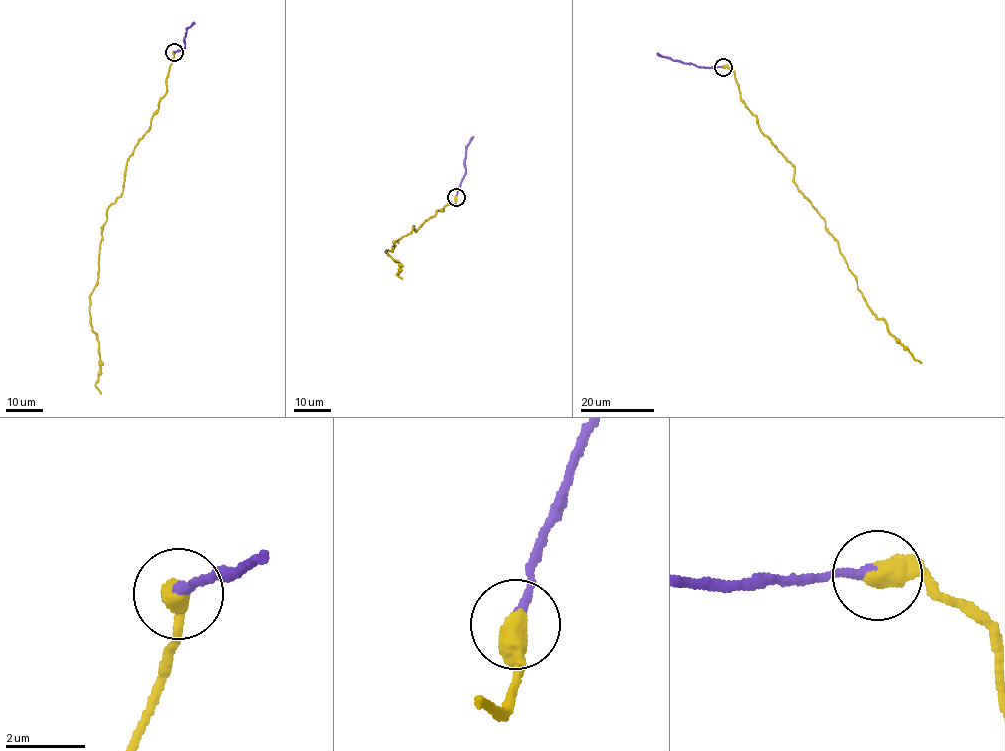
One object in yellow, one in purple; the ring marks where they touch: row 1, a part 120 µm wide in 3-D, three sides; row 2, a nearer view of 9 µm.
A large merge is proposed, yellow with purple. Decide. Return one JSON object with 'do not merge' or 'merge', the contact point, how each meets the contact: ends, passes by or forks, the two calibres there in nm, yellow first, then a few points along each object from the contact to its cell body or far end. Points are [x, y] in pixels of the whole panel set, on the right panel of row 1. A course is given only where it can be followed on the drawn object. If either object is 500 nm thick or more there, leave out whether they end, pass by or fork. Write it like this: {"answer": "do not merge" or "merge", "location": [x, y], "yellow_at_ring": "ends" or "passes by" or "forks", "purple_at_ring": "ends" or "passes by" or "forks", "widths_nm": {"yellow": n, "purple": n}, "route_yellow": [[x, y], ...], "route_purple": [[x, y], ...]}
{"answer": "merge", "location": [723, 67], "widths_nm": {"yellow": 600, "purple": 280}, "route_yellow": [[723, 67], [733, 72], [740, 99], [759, 129], [794, 168], [793, 181], [824, 219], [867, 306], [922, 362]], "route_purple": [[723, 67], [701, 67], [657, 53]]}

